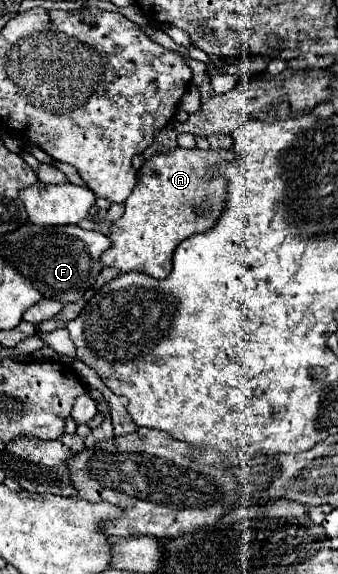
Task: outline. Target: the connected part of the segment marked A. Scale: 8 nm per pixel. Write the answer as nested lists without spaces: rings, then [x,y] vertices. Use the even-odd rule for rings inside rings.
[[[176,147],[148,159],[140,167],[140,179],[134,191],[124,201],[124,215],[112,225],[112,249],[102,255],[102,263],[116,267],[122,273],[140,271],[154,279],[166,279],[172,271],[172,255],[178,243],[190,235],[206,231],[206,227],[212,227],[222,215],[227,183],[221,176],[210,175],[210,167],[216,165],[221,156],[237,157],[223,149],[202,151],[196,147]]]

